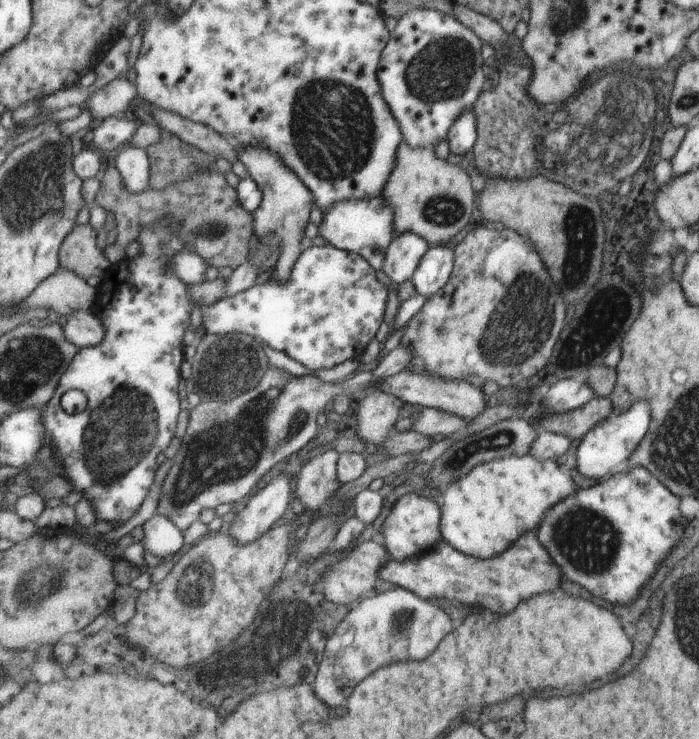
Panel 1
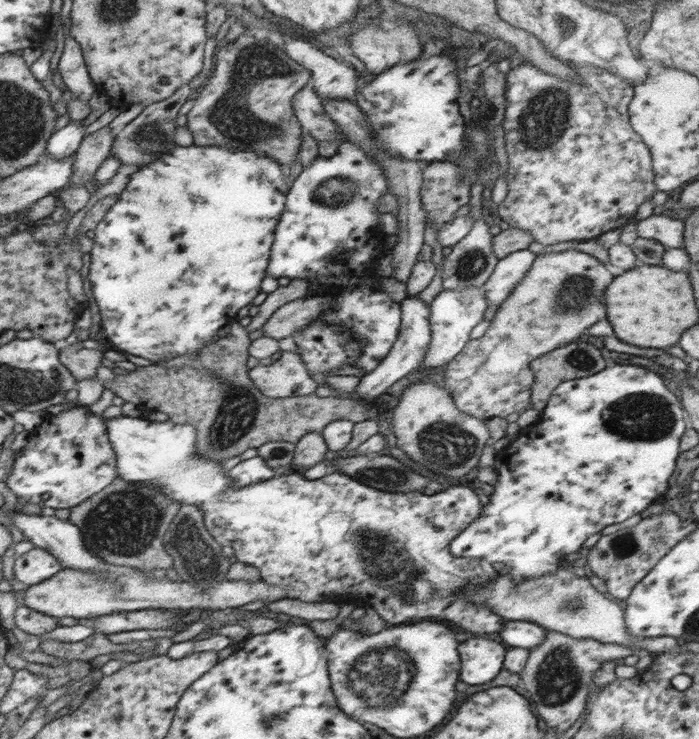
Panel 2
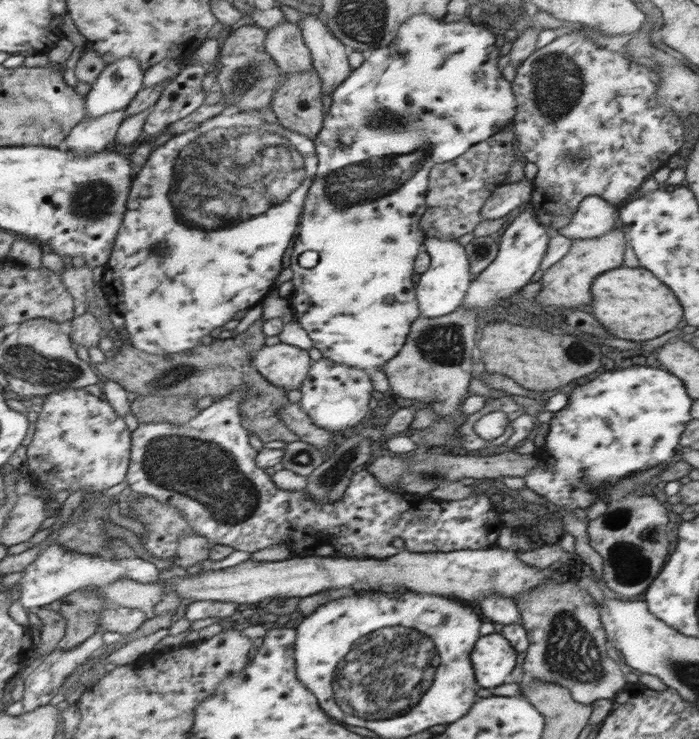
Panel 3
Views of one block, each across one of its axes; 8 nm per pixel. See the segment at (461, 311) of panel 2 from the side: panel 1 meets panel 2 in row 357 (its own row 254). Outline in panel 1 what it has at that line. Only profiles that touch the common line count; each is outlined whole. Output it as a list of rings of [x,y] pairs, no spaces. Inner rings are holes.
[[[431,246],[429,252],[421,258],[409,282],[415,286],[417,294],[431,298],[437,292],[441,292],[441,288],[451,278],[453,264],[455,264],[455,248]]]

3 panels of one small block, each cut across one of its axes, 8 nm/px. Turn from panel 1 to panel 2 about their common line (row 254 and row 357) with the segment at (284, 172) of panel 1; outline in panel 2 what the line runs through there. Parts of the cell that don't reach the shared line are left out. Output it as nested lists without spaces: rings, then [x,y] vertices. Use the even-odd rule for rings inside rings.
[[[279,352],[269,362],[261,362],[249,370],[251,382],[267,398],[299,398],[315,392],[317,384],[307,376],[307,368],[299,354]]]

